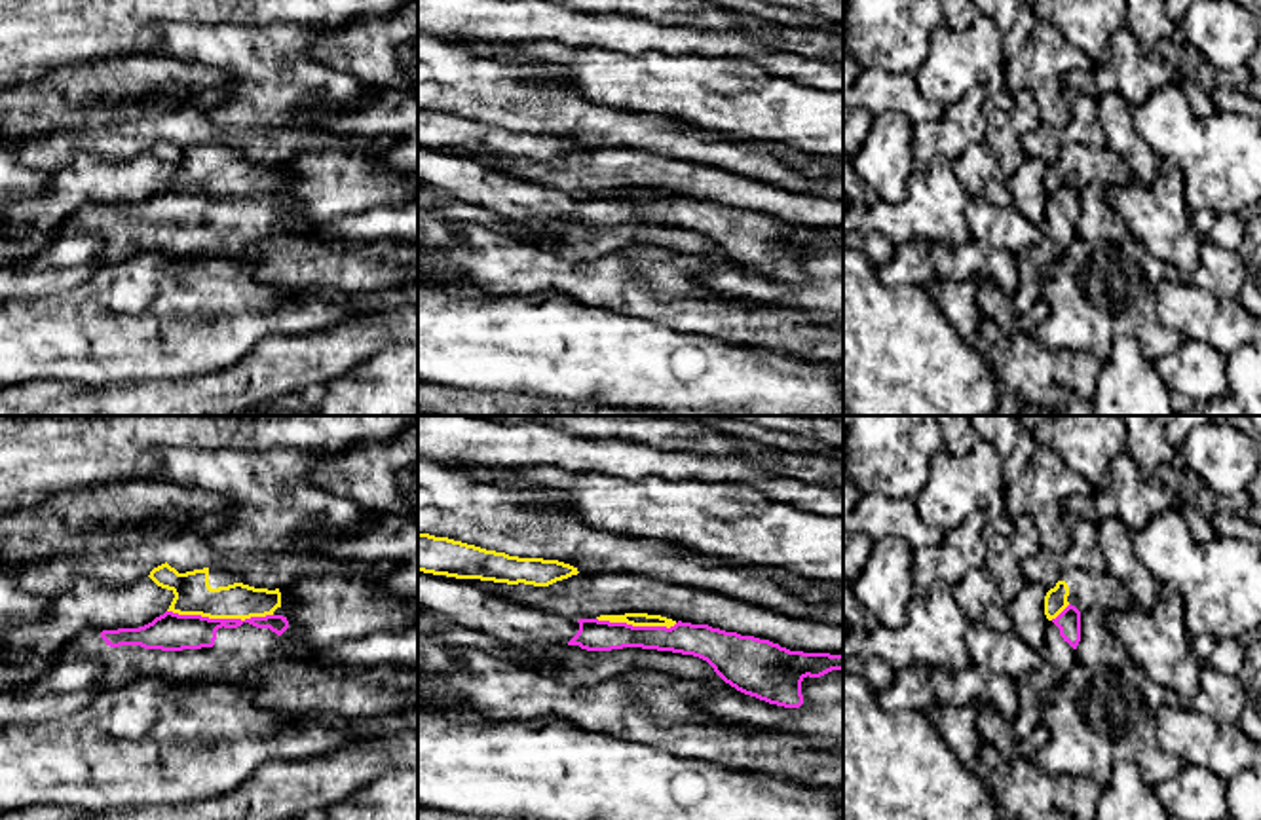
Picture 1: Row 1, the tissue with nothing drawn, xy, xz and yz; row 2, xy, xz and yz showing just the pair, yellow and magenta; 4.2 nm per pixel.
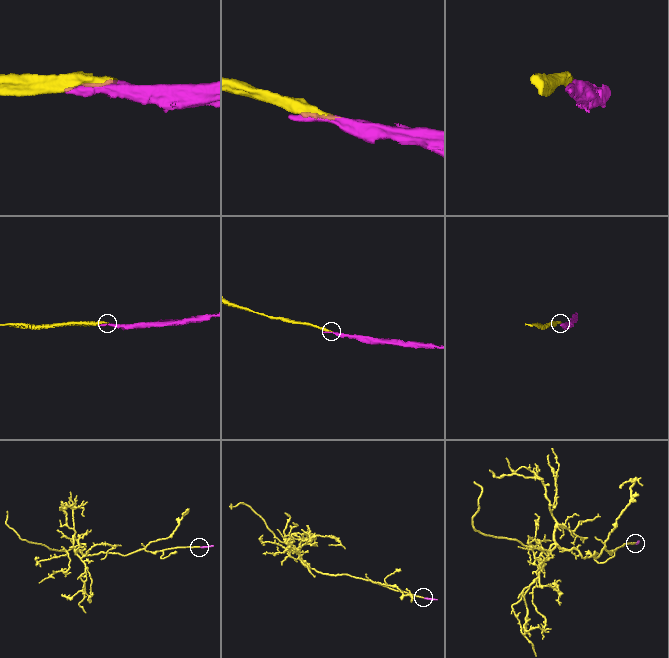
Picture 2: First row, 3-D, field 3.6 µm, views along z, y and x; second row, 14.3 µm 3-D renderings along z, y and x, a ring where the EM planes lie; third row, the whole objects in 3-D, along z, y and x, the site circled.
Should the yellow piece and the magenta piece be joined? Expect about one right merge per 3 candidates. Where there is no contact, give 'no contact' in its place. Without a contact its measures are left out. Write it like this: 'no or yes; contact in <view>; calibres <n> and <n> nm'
no; contact in xy; calibres 160 and 160 nm

